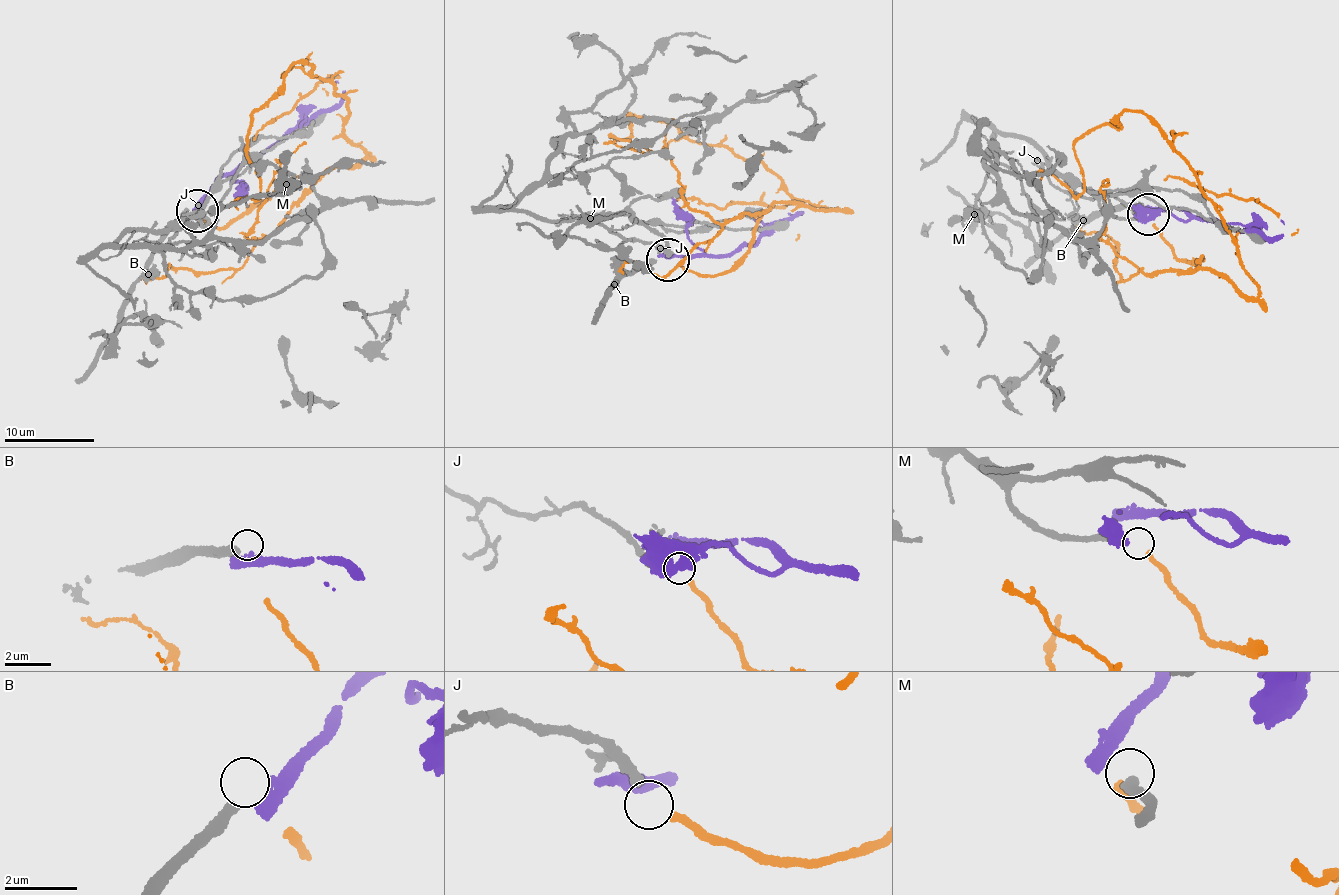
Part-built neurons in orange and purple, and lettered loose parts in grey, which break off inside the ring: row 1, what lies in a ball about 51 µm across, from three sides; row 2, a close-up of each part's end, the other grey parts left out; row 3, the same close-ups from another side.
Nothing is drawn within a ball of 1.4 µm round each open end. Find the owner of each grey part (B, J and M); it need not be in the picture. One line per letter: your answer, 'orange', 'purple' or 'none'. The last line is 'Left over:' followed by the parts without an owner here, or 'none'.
B: none
J: orange
M: none
Left over: B, M

